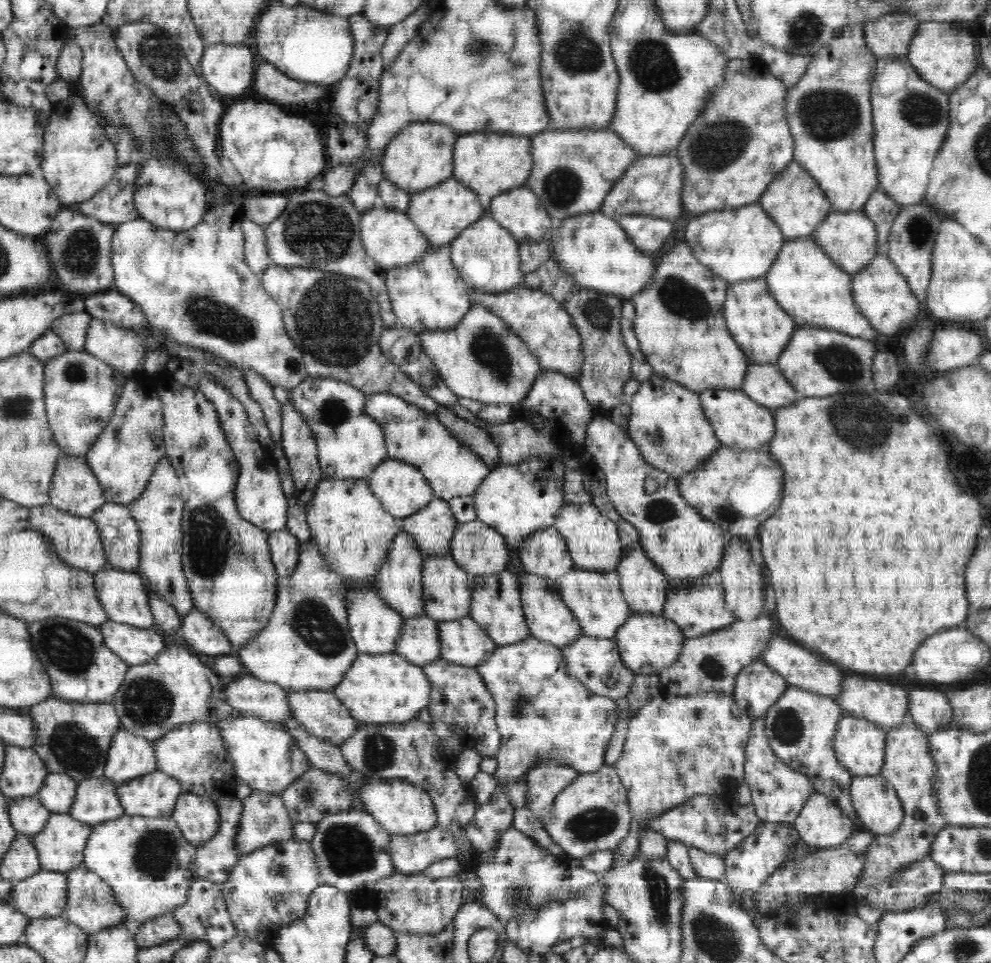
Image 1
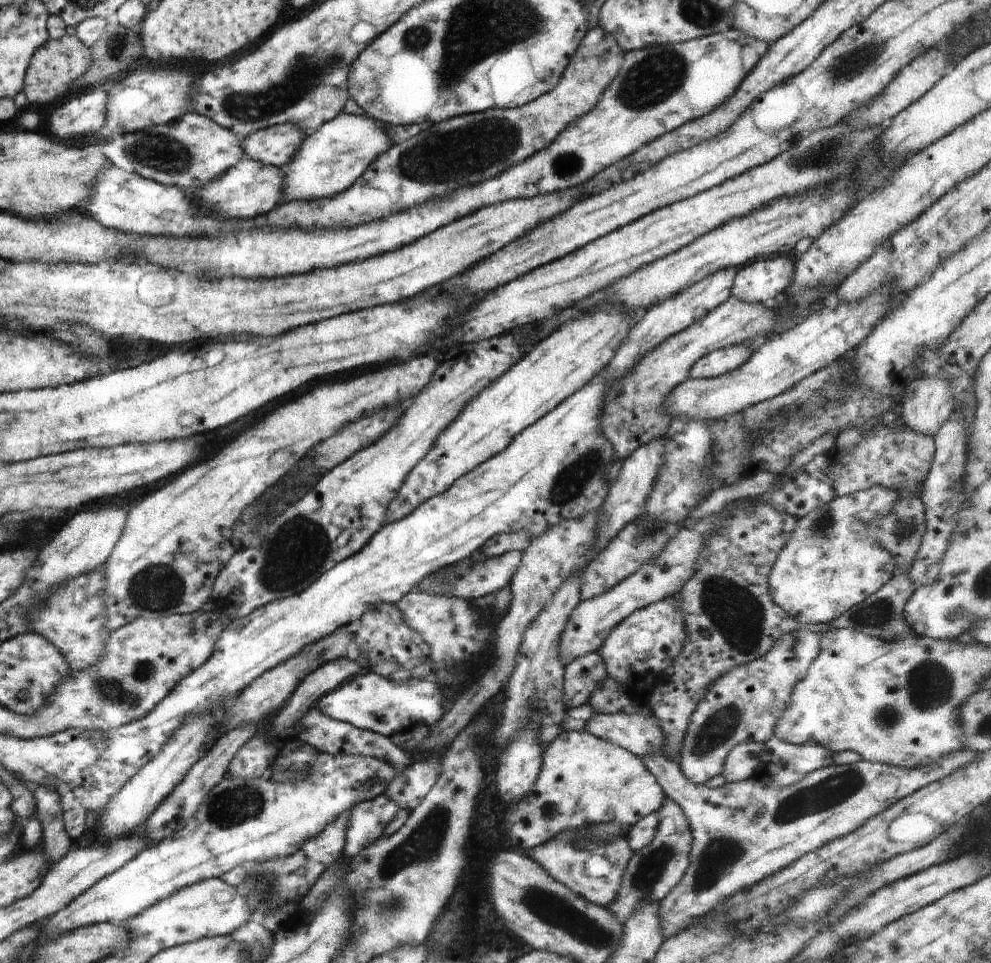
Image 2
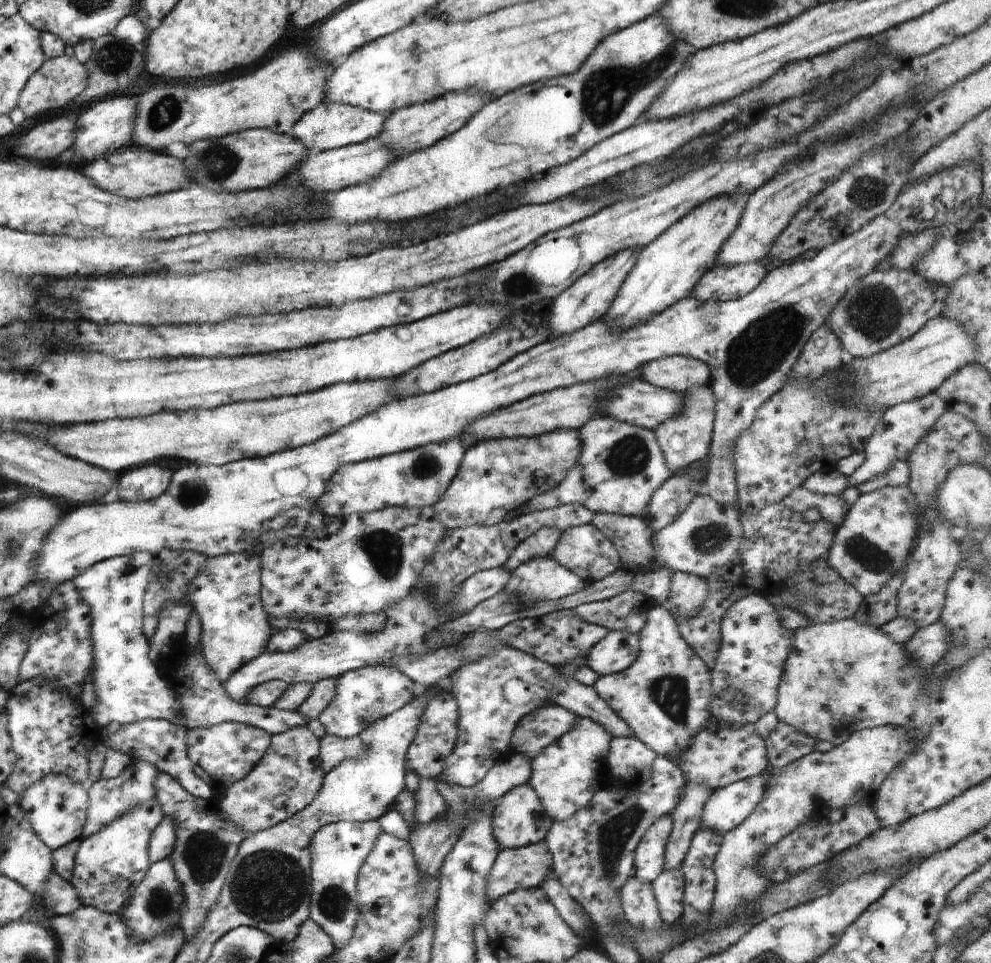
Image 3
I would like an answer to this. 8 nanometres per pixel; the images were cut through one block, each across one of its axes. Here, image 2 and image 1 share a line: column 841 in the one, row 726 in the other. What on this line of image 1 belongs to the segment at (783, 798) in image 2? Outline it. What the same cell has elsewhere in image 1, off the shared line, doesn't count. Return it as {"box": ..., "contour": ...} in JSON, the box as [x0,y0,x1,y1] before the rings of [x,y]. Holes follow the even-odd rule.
{"box":[765,686,857,821],"contour":[[[789,686],[776,704],[767,710],[765,733],[772,750],[784,764],[804,774],[812,781],[815,793],[828,797],[844,815],[854,821],[857,818],[851,799],[854,777],[834,754],[834,734],[844,715],[842,707],[832,697]]]}

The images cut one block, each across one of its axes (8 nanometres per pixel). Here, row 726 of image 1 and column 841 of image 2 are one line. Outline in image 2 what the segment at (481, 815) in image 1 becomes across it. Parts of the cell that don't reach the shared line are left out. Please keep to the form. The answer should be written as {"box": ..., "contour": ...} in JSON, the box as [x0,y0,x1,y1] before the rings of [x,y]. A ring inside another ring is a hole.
{"box":[769,486,922,625],"contour":[[[918,486],[916,490],[892,490],[885,489],[882,487],[872,487],[863,491],[855,492],[853,495],[844,495],[843,497],[836,497],[834,500],[831,500],[828,504],[824,506],[819,506],[814,510],[808,511],[803,517],[796,518],[796,526],[793,528],[793,534],[788,540],[788,544],[778,553],[776,557],[774,566],[769,574],[769,589],[770,596],[772,600],[778,605],[781,606],[792,618],[795,618],[797,621],[804,623],[805,625],[816,625],[816,624],[826,624],[831,620],[836,620],[839,616],[842,616],[844,612],[858,606],[863,600],[866,600],[868,596],[874,594],[879,588],[882,588],[892,575],[894,574],[894,565],[891,561],[891,556],[886,552],[875,539],[873,535],[873,528],[875,527],[875,520],[879,519],[880,515],[883,515],[890,507],[893,507],[893,502],[896,499],[899,499],[903,494],[912,494],[917,497],[920,496],[920,490],[922,486]]]}

